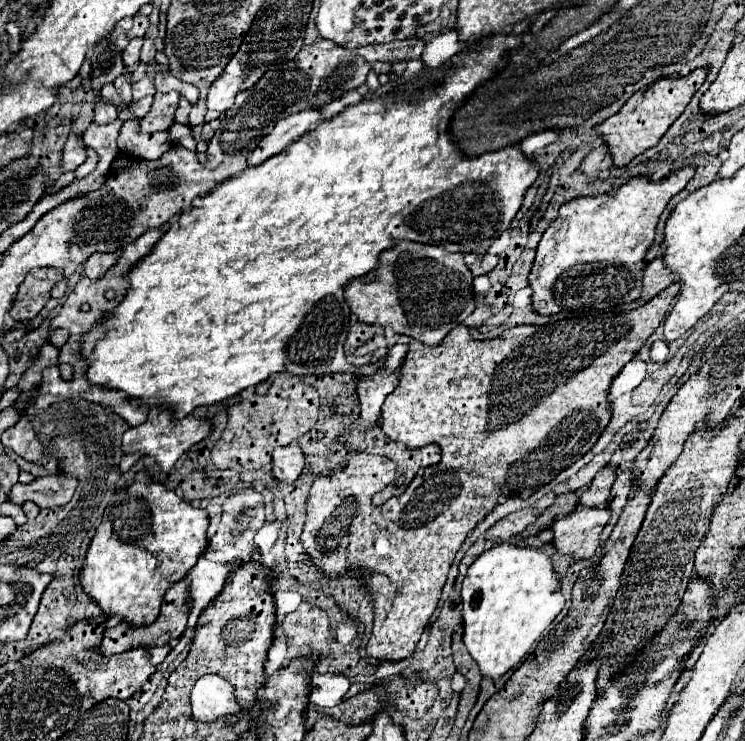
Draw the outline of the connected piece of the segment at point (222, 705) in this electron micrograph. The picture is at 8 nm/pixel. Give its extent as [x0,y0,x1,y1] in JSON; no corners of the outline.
[192,674,242,722]

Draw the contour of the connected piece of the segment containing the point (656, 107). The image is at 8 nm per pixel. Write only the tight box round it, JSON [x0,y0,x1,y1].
[596,66,708,168]

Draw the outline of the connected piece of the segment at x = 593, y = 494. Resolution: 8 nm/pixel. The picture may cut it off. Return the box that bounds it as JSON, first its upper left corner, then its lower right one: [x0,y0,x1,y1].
[580,466,616,508]

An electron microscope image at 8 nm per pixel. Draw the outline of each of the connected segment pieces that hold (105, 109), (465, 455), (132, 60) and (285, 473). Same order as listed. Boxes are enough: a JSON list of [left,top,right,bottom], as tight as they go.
[[94,102,118,124],[364,282,680,660],[122,38,142,76],[272,444,304,484]]

